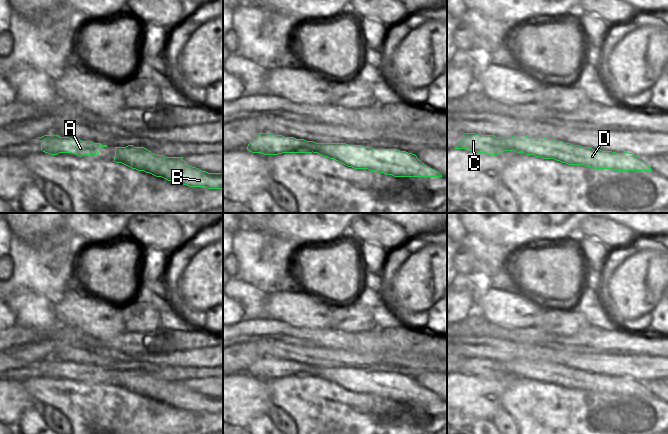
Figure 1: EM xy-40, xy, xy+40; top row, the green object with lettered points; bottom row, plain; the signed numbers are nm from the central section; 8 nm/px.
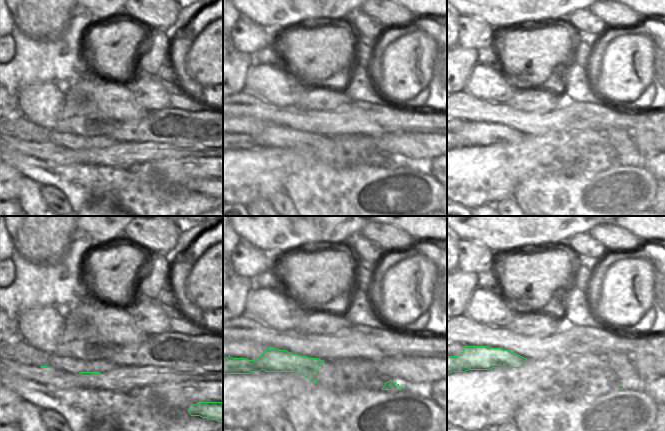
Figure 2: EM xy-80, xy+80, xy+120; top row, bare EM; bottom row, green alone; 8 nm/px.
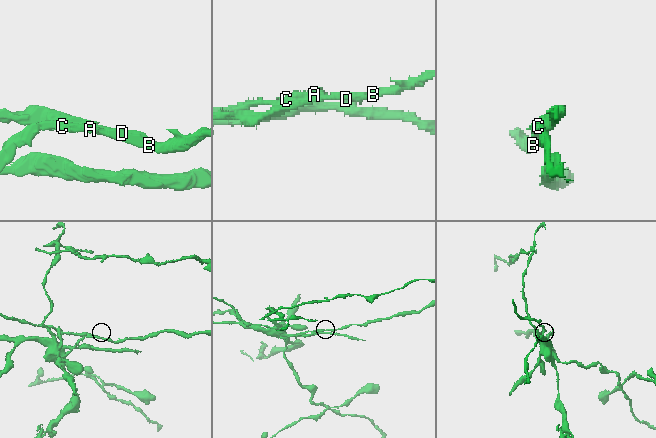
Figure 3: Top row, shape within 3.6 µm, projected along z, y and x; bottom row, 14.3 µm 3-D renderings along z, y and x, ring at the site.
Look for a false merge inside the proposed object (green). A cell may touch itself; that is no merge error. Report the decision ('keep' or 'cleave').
cleave

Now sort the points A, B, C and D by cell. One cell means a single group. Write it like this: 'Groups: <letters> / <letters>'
Groups: A C / B D

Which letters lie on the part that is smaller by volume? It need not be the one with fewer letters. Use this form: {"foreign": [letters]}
{"foreign": ["B", "D"]}

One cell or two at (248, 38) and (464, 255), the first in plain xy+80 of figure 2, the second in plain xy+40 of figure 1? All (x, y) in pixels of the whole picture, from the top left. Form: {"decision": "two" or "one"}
{"decision": "one"}

